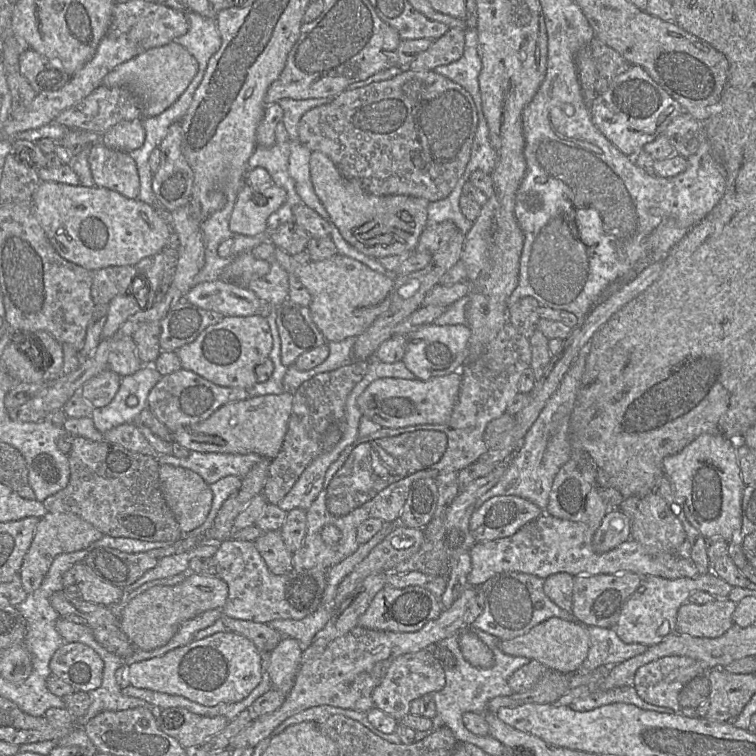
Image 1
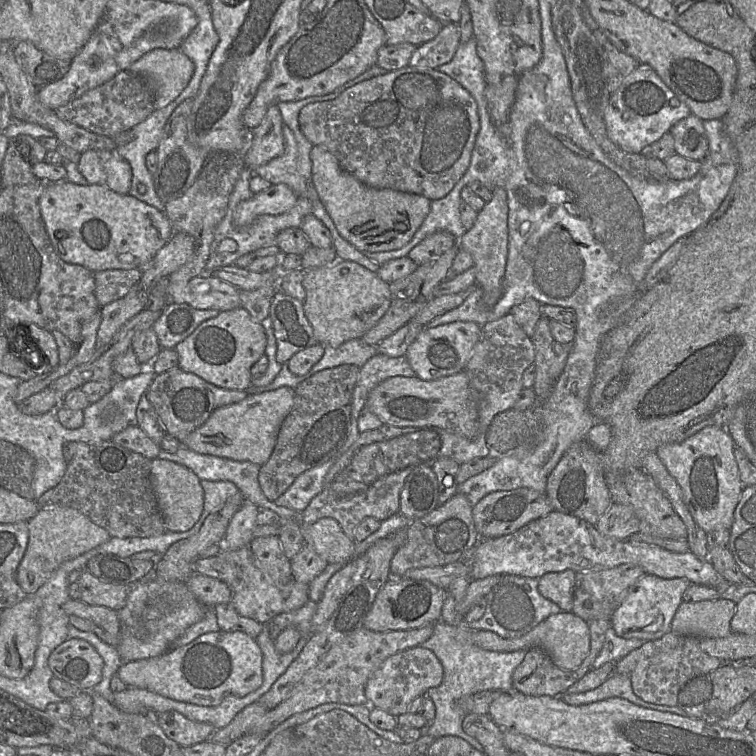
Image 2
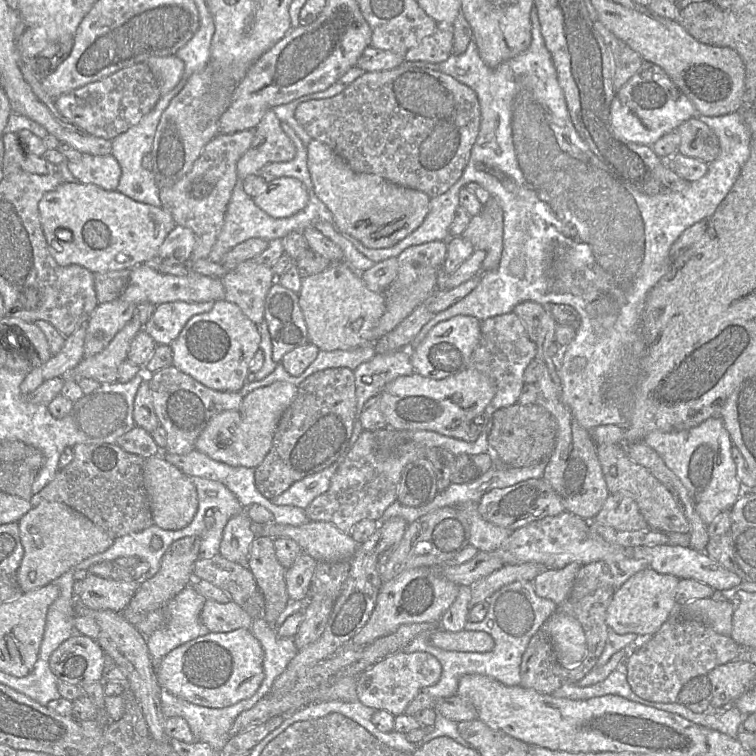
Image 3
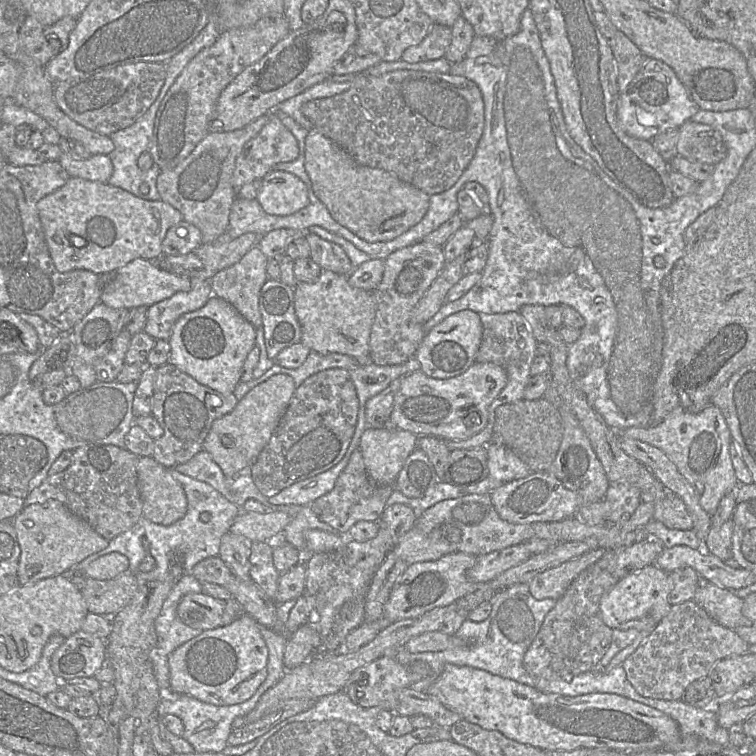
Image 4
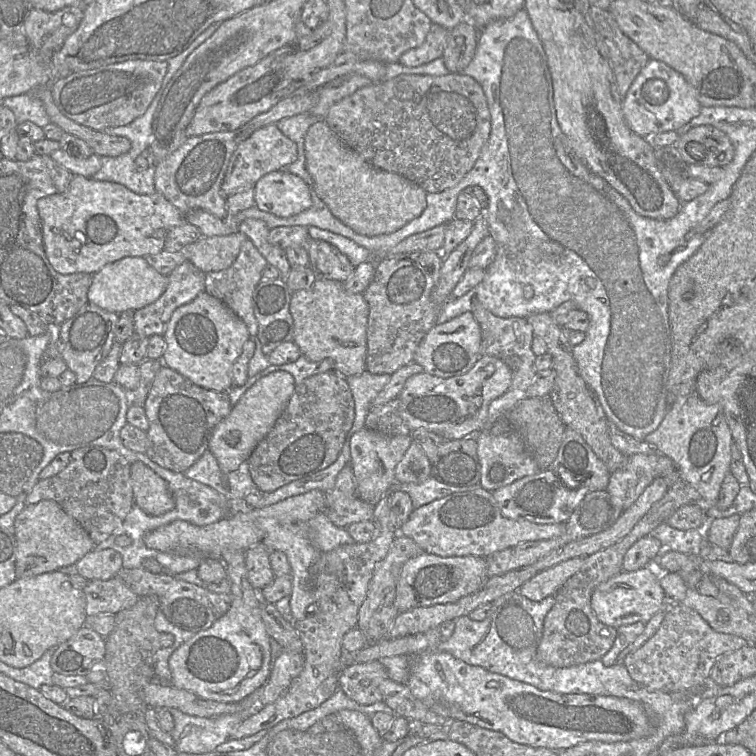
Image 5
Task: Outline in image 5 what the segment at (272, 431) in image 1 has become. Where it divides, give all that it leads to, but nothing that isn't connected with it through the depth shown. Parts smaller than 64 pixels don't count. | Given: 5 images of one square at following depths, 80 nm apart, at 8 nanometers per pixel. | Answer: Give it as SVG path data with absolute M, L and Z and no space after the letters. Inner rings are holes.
M275 371L268 374L249 388L238 403L232 407L227 417L214 428L209 439L208 450L214 455L224 474L237 470L243 462L247 462L257 444L267 436L283 412L295 387L293 376L285 371Z

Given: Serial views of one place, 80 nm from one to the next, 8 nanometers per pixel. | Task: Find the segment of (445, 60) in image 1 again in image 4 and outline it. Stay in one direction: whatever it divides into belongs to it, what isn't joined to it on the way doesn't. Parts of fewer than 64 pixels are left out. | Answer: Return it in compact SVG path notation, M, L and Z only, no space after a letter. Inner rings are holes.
M433 23L424 40L406 49L401 59L408 63L419 63L444 58L451 38L450 27Z

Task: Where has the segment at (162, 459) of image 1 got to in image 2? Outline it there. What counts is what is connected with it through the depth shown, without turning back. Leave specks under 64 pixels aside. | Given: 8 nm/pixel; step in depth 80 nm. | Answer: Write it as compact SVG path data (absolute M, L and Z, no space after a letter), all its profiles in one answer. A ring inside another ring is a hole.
M183 445L175 453L161 450L158 458L169 460L189 468L201 480L231 481L237 486L245 502L251 502L259 508L270 509L276 512L280 516L281 521L298 521L299 514L295 510L283 506L277 506L273 501L268 500L263 494L258 481L258 474L262 465L250 461L236 461L214 455L197 453Z

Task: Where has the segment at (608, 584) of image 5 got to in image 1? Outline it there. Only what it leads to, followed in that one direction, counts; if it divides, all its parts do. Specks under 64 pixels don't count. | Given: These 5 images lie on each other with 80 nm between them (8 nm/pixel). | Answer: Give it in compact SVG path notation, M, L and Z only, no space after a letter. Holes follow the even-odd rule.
M711 570L697 577L681 577L667 579L660 576L642 577L639 588L623 606L619 619L614 627L618 637L627 644L639 643L652 646L665 638L678 634L676 619L679 608L688 601L689 596L696 591L705 591L717 597L727 599L733 586L720 578Z

